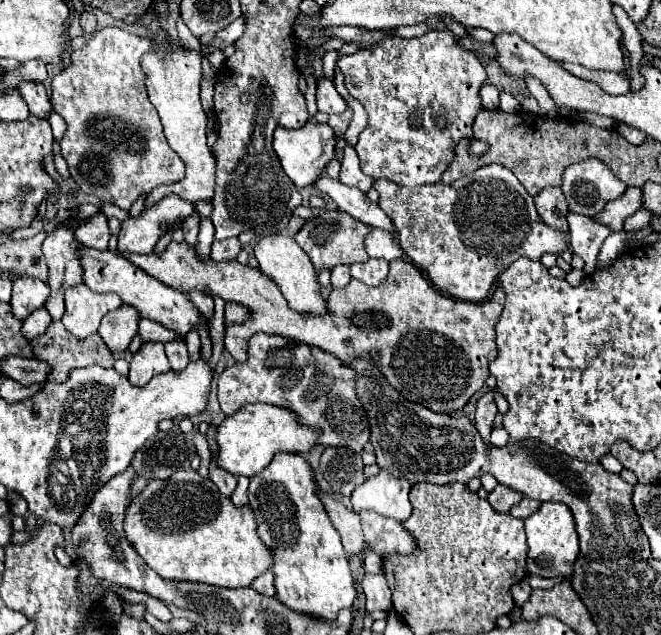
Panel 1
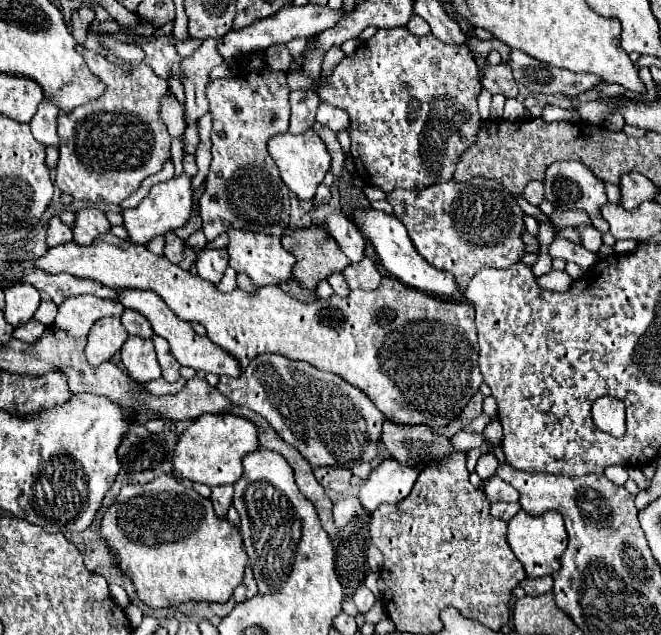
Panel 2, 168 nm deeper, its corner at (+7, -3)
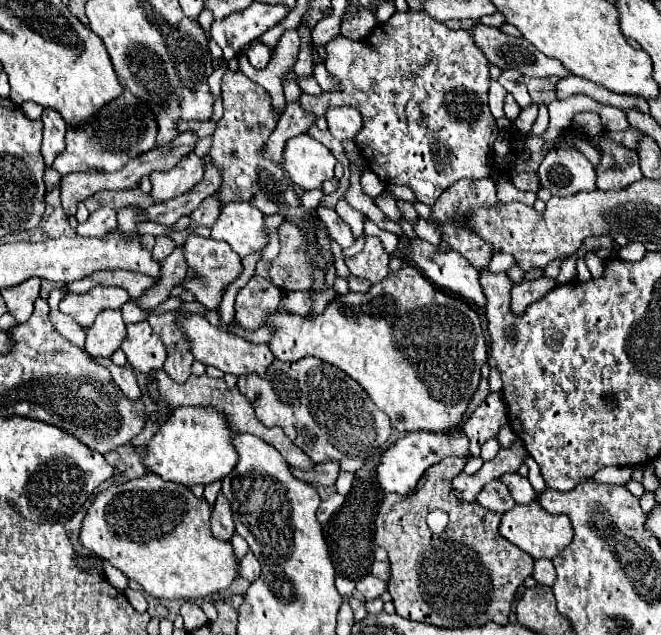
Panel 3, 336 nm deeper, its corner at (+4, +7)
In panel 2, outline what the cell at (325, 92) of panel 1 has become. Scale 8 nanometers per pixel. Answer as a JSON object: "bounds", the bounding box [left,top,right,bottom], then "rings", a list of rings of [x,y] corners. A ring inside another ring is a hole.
{"bounds":[316,102,350,132],"rings":[[[322,102],[318,106],[318,112],[316,112],[316,122],[320,122],[322,126],[330,128],[332,132],[340,132],[340,130],[348,130],[350,128],[350,118],[348,114],[344,114],[344,110],[340,108],[334,108],[326,102]]]}

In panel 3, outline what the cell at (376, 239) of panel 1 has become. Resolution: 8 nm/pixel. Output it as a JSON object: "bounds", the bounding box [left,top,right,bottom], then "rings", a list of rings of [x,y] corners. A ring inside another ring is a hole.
{"bounds":[317,206,355,248],"rings":[[[319,206],[319,208],[317,208],[317,216],[319,216],[319,220],[325,222],[325,226],[327,226],[329,232],[331,232],[331,238],[333,238],[341,248],[351,248],[351,246],[355,244],[355,236],[353,236],[353,232],[351,232],[349,224],[343,222],[333,208]]]}

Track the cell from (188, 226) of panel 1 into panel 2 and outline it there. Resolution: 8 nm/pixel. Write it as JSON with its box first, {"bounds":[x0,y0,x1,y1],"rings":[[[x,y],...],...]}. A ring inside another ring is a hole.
{"bounds":[164,234,182,262],"rings":[[[166,234],[164,236],[166,240],[166,246],[164,246],[164,256],[170,260],[170,262],[180,262],[182,260],[182,240],[174,234]]]}

